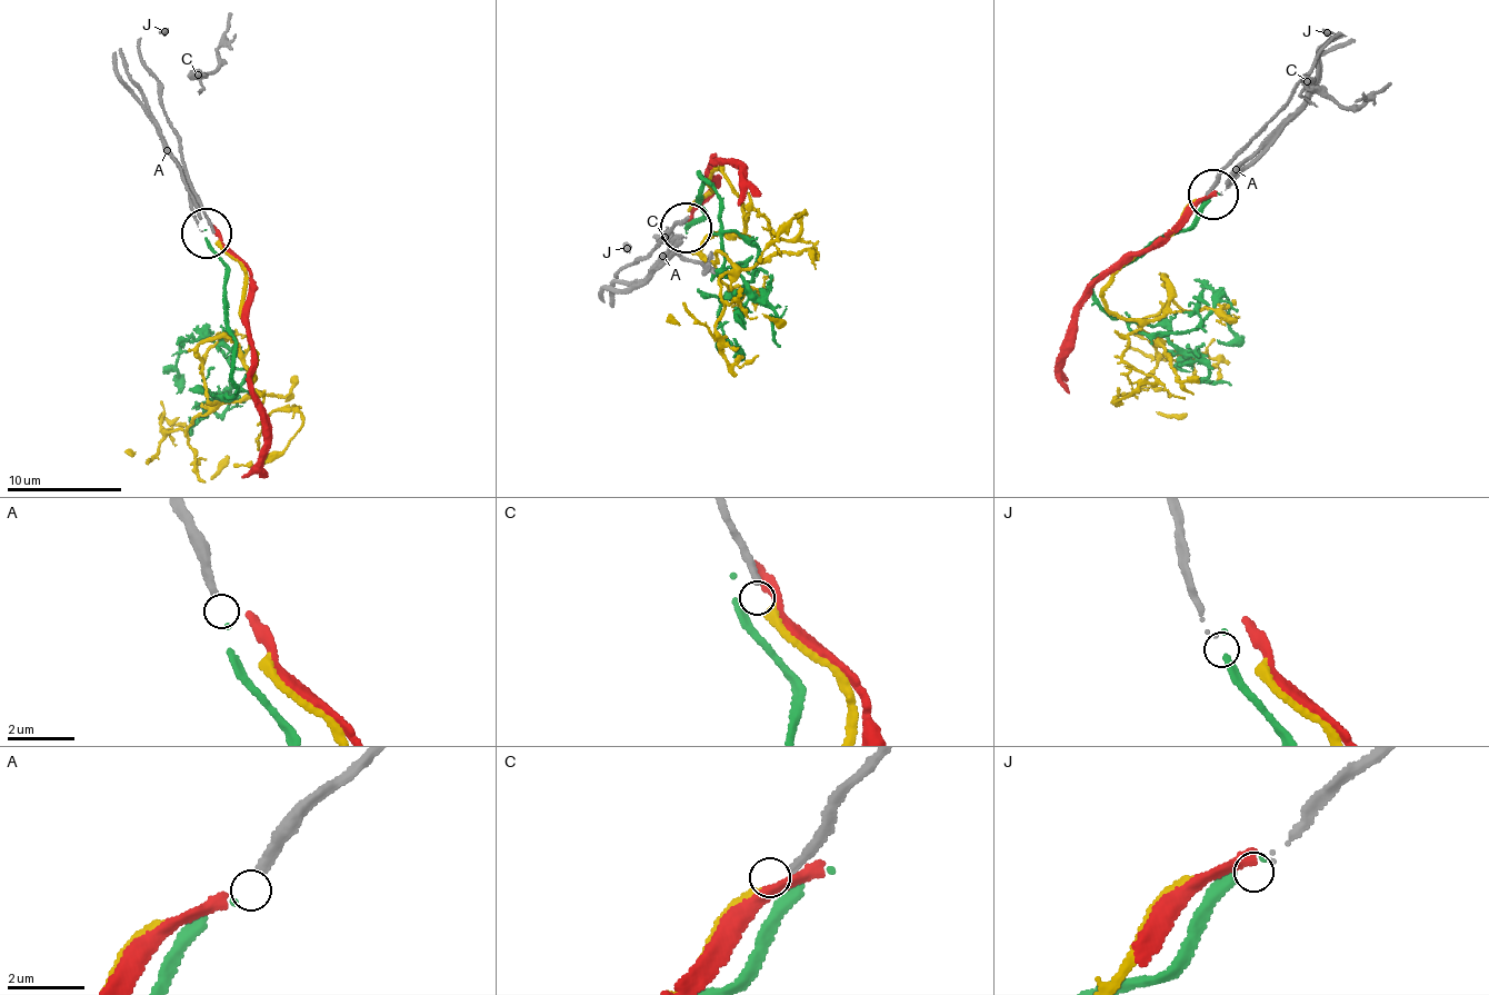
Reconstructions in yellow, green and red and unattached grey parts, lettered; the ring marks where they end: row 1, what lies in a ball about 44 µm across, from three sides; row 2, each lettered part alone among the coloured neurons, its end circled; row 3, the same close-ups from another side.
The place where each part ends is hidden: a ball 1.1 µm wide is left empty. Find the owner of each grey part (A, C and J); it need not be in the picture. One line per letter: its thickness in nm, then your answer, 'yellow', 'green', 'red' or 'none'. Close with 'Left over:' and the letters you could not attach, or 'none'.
A: 260 nm | green
C: 200 nm | yellow
J: 60 nm | none
Left over: J

